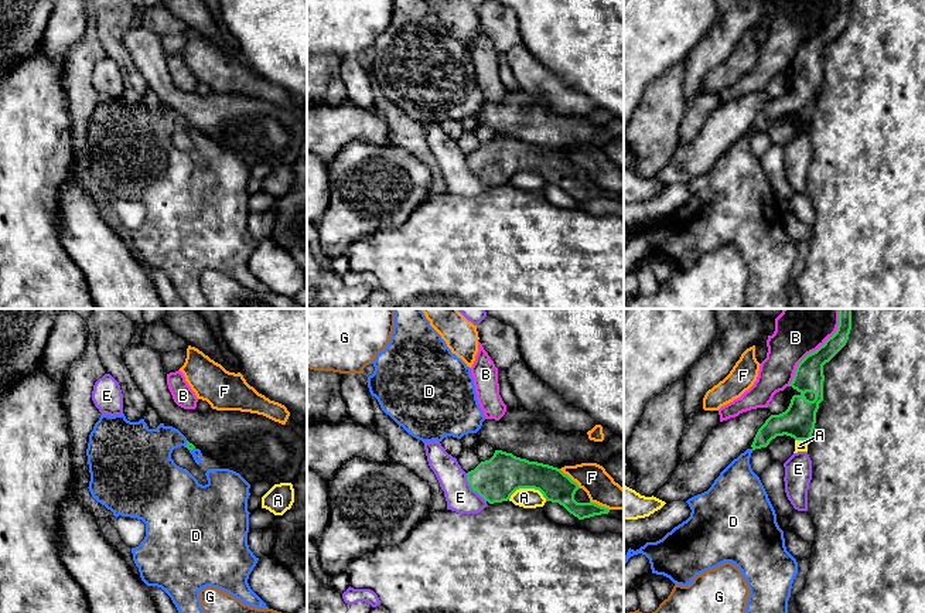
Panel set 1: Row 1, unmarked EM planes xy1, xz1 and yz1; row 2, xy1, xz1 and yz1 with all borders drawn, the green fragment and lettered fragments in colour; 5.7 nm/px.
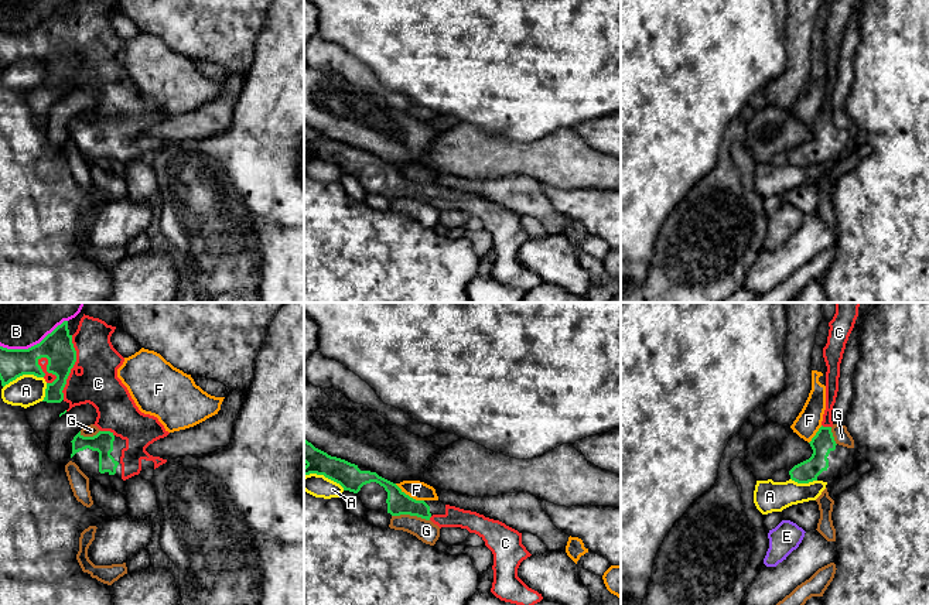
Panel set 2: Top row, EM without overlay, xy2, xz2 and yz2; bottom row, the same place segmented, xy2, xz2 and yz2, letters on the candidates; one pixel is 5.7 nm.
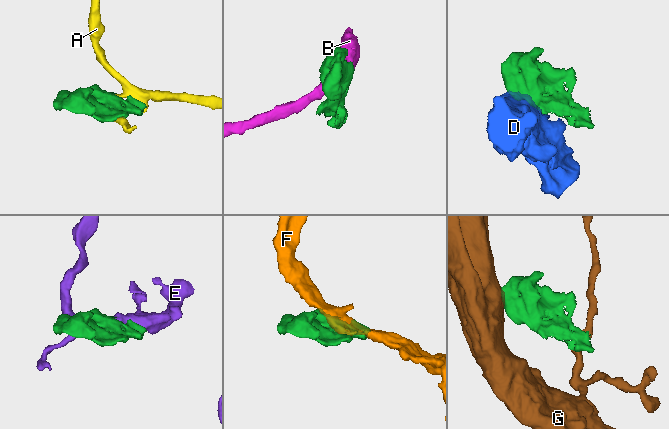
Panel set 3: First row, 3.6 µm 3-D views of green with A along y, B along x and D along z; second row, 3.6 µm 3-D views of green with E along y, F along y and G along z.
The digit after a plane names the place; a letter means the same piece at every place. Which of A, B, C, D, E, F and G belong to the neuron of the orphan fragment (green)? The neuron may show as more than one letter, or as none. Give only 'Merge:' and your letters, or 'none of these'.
Merge: C, D

